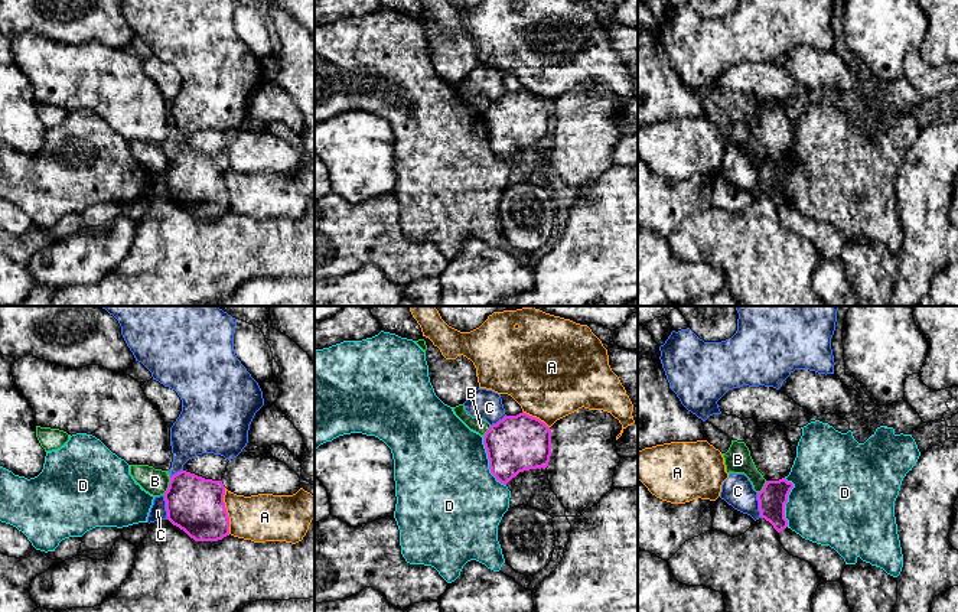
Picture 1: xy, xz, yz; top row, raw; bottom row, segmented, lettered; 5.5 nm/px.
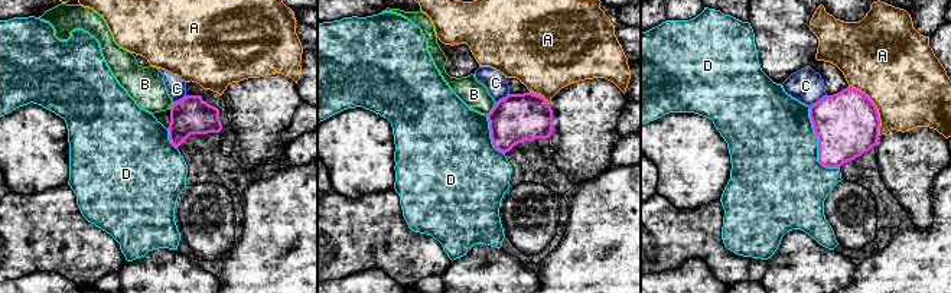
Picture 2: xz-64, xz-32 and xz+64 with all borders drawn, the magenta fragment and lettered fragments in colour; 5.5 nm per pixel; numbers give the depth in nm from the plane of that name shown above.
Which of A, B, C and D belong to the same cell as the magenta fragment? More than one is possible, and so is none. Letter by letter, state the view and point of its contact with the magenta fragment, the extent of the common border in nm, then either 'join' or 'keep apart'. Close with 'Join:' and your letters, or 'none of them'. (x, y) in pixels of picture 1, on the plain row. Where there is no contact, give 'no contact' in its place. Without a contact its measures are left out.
A: xy (225, 188) | 260 nm | keep apart
B: xy (169, 162) | 110 nm | keep apart
C: yz (759, 182) | 150 nm | keep apart
D: xz (489, 139) | 300 nm | keep apart
Join: none of them

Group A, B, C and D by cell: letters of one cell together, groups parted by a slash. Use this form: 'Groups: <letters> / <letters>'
Groups: A / B / C / D

